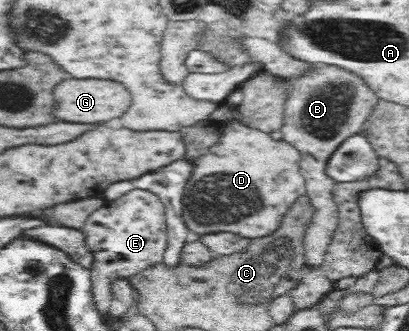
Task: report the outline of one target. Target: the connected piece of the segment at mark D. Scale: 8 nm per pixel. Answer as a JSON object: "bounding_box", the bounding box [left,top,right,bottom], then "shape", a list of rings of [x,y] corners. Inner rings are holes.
{"bounding_box":[183,122,306,239],"shape":[[[236,122],[226,123],[222,134],[217,145],[191,170],[183,196],[185,225],[199,236],[238,232],[244,238],[257,239],[271,235],[280,228],[297,198],[306,194],[300,174],[300,152],[286,142],[274,142],[268,134]]]}

